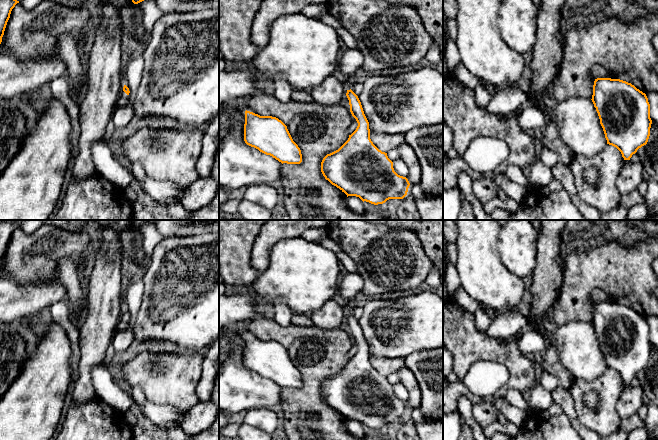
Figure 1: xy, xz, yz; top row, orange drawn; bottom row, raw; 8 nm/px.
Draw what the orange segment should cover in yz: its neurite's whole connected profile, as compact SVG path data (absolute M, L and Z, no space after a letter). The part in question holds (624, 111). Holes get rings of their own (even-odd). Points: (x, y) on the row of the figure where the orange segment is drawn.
M597 78L591 100L607 144L616 147L624 160L630 160L650 136L652 120L646 94L620 79Z

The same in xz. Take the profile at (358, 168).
M348 48L341 53L339 69L348 78L346 96L358 126L338 150L323 158L321 172L347 197L356 196L363 202L378 205L389 199L403 199L410 183L394 171L387 153L379 150L370 139L369 122L358 96L351 90L363 64L364 56L359 50Z

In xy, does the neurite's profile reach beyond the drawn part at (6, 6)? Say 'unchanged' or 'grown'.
unchanged

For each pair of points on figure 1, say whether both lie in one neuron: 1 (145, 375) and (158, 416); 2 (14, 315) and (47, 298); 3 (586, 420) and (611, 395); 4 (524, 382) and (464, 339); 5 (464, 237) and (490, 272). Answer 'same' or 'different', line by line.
1: different
2: same
3: same
4: same
5: same

